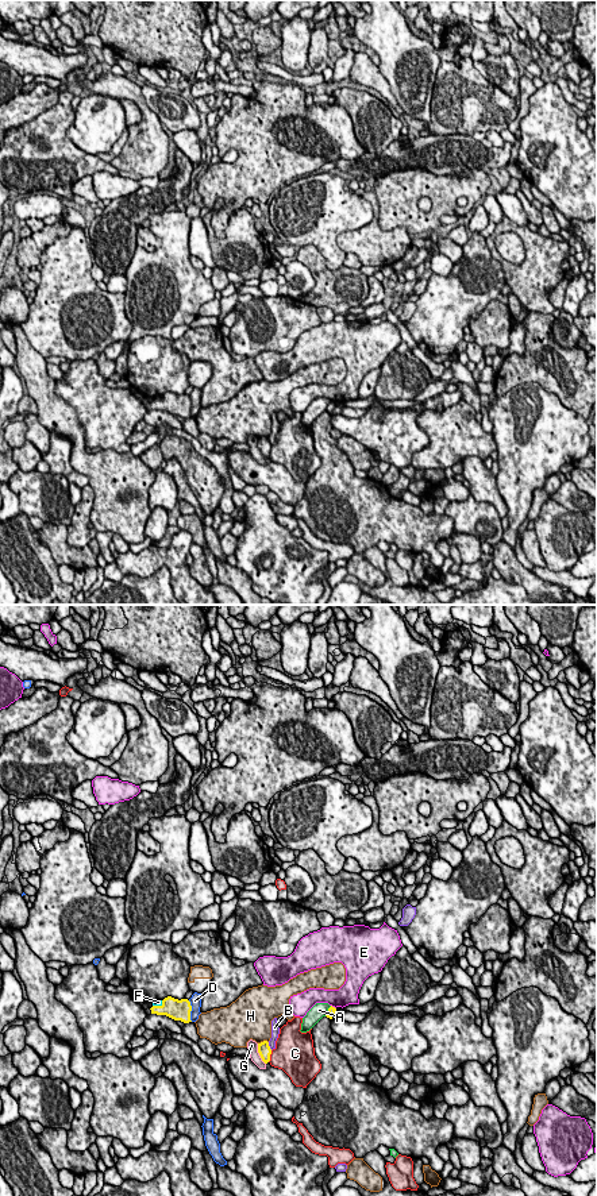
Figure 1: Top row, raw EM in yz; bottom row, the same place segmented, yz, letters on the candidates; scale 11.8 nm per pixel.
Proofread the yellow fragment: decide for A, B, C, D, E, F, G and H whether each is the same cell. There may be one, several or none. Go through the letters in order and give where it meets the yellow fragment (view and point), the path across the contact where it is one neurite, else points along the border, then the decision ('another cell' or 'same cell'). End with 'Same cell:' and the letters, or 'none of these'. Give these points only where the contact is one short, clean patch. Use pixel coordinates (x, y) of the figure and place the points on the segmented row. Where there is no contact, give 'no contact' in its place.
A: meets yellow in yz at (327, 1011); another cell
B: meets yellow in yz at (269, 1046); another cell
C: meets yellow in yz at (269, 1056); another cell
D: meets yellow in yz at (191, 1010); another cell
E: meets yellow in yz at (334, 1007); another cell
F: meets yellow in yz at (158, 1006); runs through yz (178, 1010), (158, 1006), (158, 1002); same cell
G: meets yellow in yz at (260, 1054); another cell
H: meets yellow in yz at (264, 1041); another cell
Same cell: F

